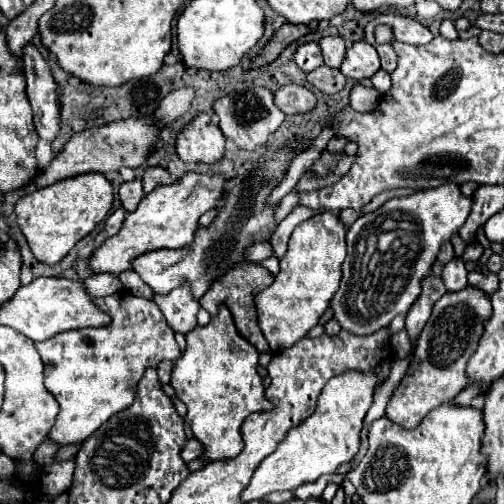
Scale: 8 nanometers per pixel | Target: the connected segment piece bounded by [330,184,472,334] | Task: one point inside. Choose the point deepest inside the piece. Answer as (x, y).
(390, 251)

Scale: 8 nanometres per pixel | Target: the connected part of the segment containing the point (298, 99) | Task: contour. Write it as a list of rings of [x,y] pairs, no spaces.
[[[288,84],[276,90],[274,104],[284,114],[302,114],[302,112],[310,112],[316,106],[316,96],[306,86]]]

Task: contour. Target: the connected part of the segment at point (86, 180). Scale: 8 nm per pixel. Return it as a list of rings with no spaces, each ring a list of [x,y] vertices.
[[[92,172],[34,190],[18,200],[14,212],[18,214],[18,226],[22,228],[34,256],[44,264],[56,264],[74,248],[78,240],[88,236],[96,224],[108,216],[112,202],[112,182],[104,174]]]

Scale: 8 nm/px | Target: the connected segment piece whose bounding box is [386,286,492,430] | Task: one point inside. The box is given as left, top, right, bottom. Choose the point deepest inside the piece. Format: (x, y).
(437, 374)

